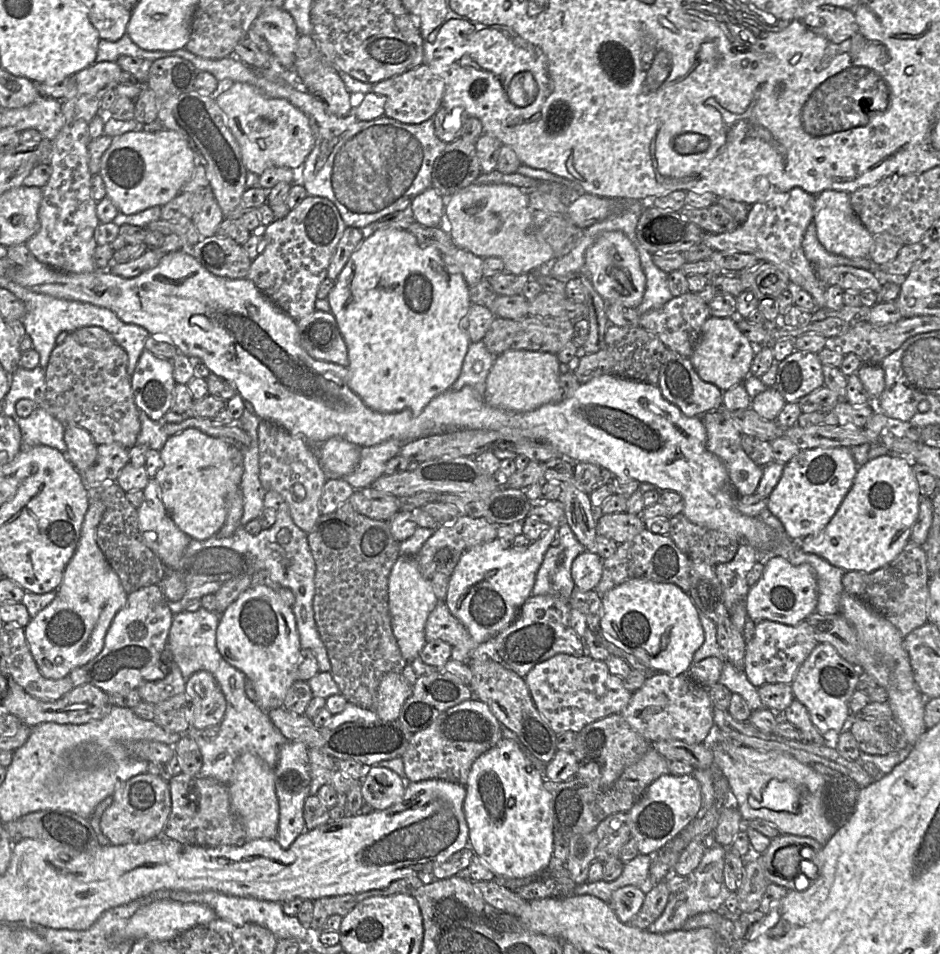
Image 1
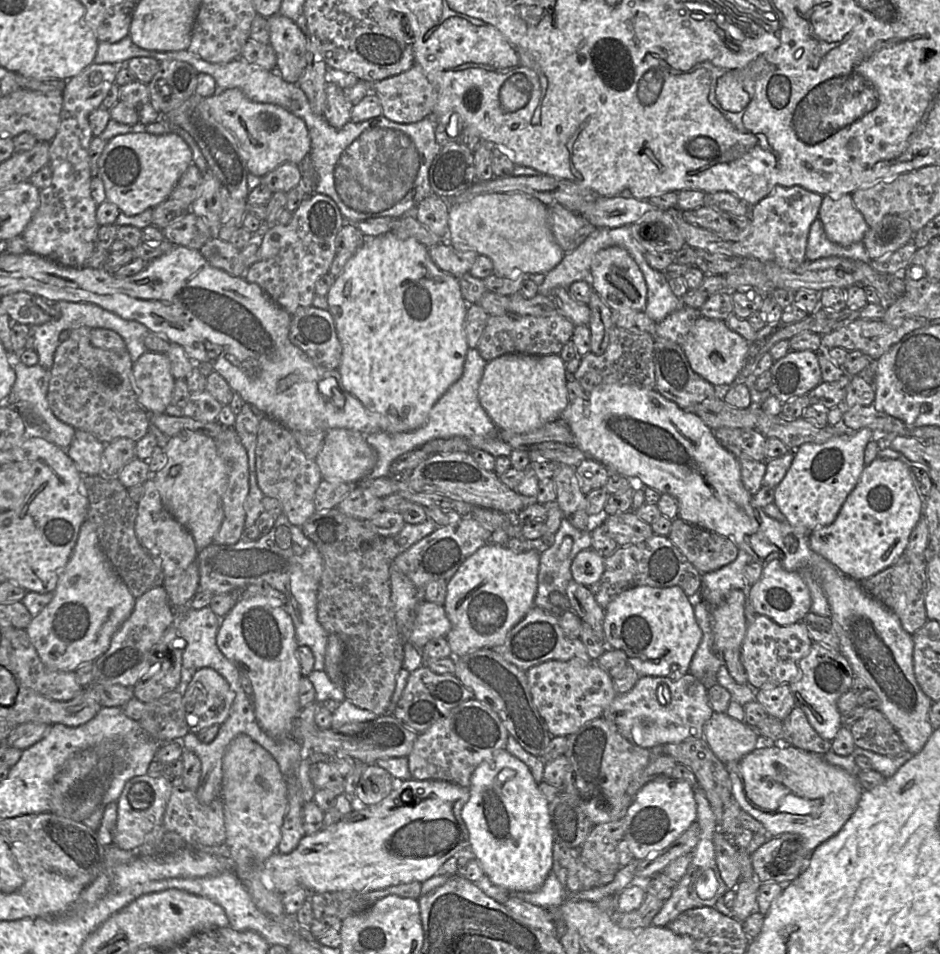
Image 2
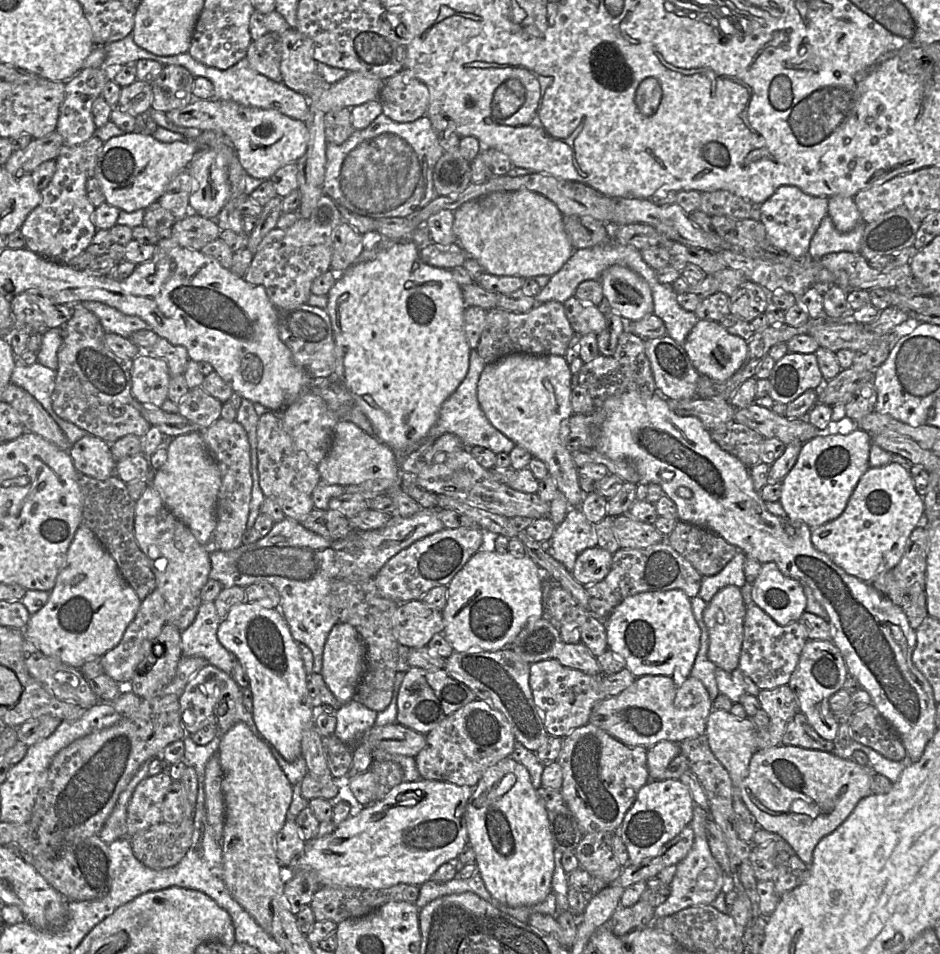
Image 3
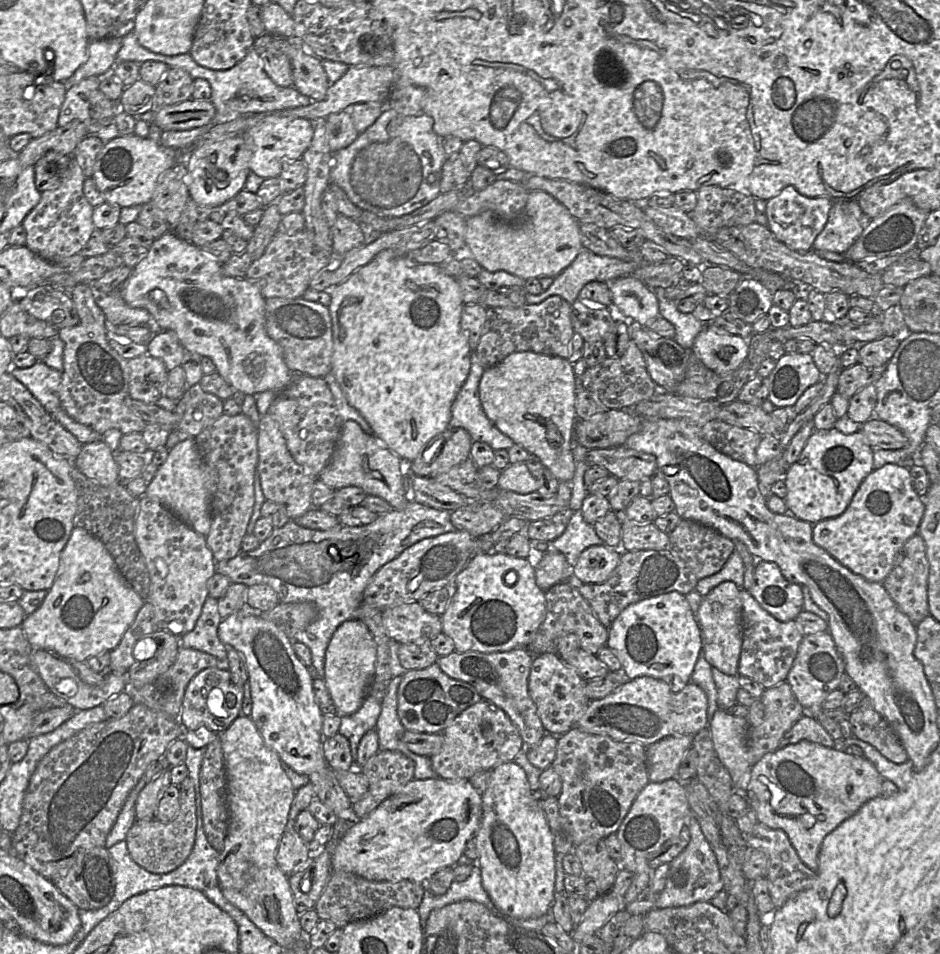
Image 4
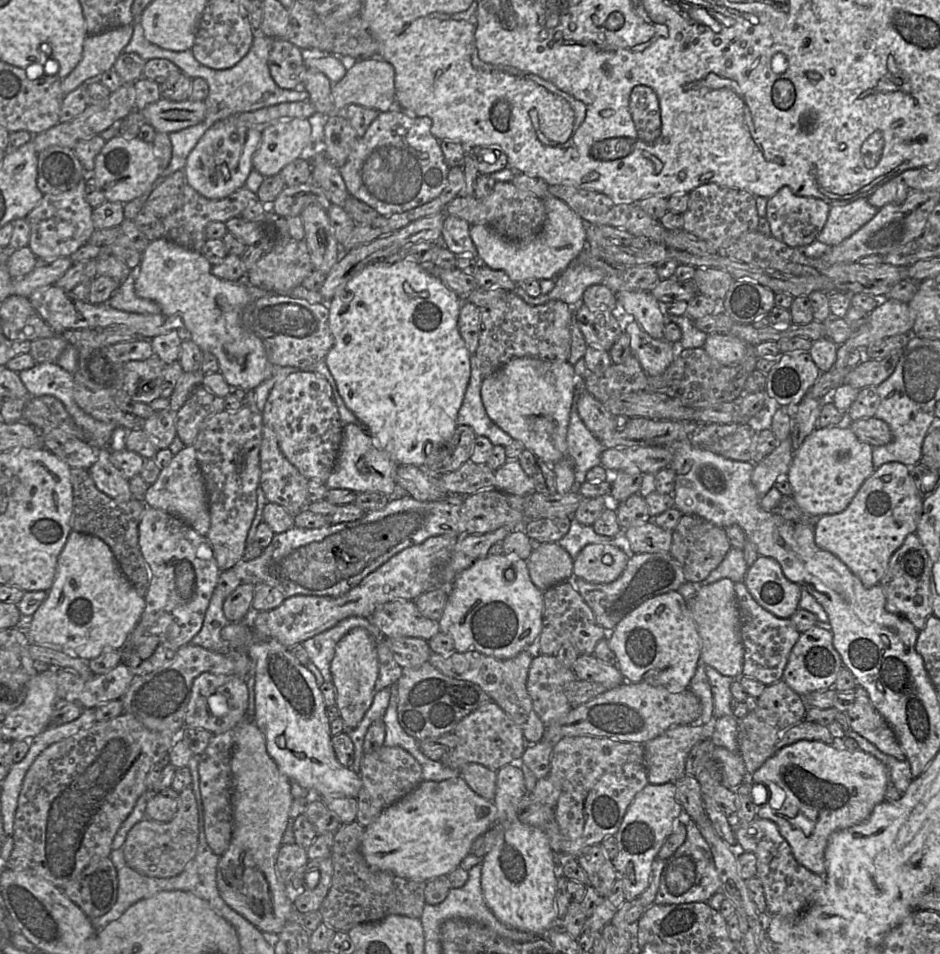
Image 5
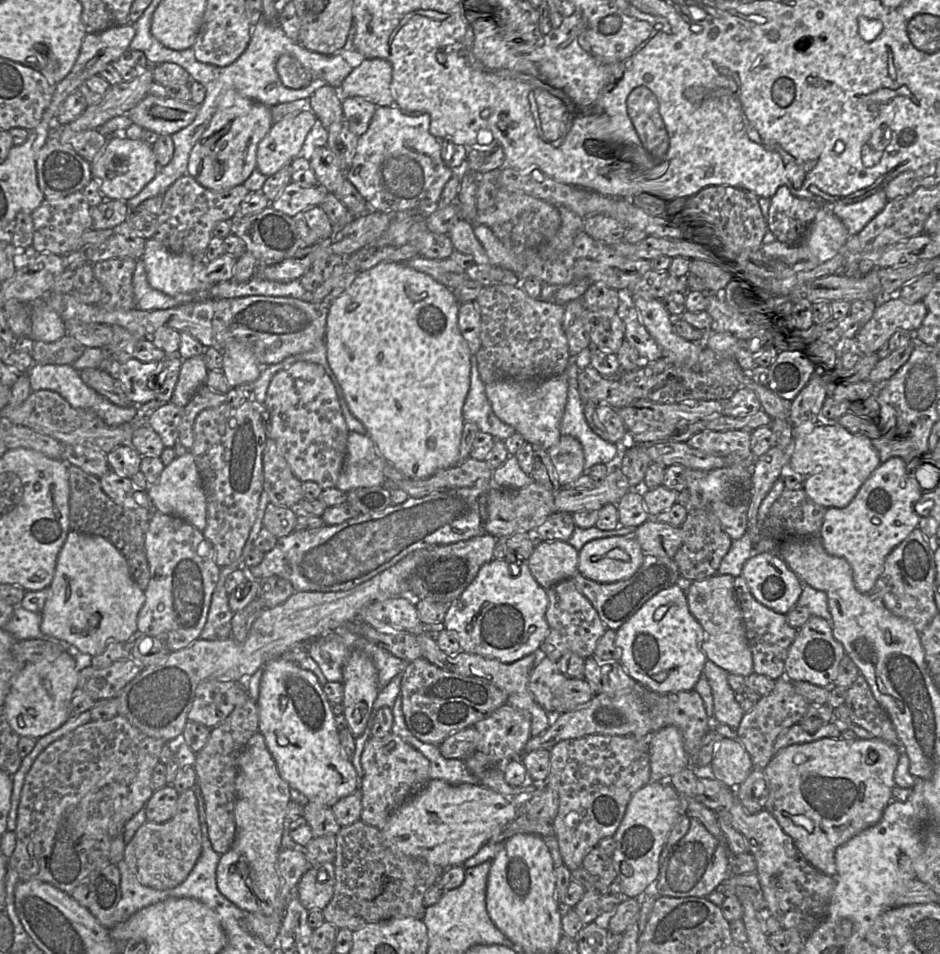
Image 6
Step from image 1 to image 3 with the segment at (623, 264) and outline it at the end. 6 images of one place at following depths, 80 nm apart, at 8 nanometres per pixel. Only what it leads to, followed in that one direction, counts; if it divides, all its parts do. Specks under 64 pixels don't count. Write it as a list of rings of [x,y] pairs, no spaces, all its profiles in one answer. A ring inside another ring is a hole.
[[[623,265],[607,268],[600,277],[605,302],[628,322],[652,315],[650,286],[637,272]]]

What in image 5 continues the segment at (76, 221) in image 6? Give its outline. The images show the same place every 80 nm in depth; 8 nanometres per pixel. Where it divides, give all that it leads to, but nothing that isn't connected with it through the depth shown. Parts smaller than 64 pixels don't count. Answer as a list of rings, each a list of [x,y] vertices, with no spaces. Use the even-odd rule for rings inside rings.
[[[85,180],[68,191],[43,195],[39,204],[26,216],[30,228],[28,247],[38,259],[70,257],[88,243],[95,231],[92,210],[85,199]]]

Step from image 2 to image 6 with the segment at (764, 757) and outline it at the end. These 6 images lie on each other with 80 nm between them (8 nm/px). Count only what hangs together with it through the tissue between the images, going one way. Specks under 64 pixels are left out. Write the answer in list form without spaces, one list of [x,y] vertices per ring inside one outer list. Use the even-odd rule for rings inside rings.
[[[872,737],[871,739],[859,739],[847,741],[841,738],[822,738],[813,742],[804,744],[793,744],[781,749],[776,755],[772,757],[768,765],[763,770],[764,779],[767,788],[767,801],[764,805],[766,809],[772,816],[777,820],[783,831],[791,837],[796,848],[802,855],[802,857],[814,868],[821,871],[822,873],[835,878],[837,874],[837,868],[835,864],[835,851],[836,849],[848,842],[850,839],[861,833],[862,831],[876,825],[882,818],[883,812],[891,800],[892,789],[895,786],[894,782],[894,772],[897,767],[898,759],[901,754],[902,747],[890,744],[882,739]],[[874,750],[878,753],[878,758],[875,762],[869,759],[869,753]],[[802,815],[807,817],[813,822],[814,828],[811,833],[809,833],[804,827],[798,825],[792,821],[792,816]]]

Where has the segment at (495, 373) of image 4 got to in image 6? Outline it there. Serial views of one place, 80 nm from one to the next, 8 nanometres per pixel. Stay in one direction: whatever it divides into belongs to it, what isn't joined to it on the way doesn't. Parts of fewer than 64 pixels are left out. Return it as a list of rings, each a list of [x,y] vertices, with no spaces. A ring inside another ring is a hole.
[[[566,372],[543,380],[519,381],[501,379],[484,384],[485,394],[493,413],[503,423],[513,427],[526,443],[547,451],[560,438],[560,425],[568,397]]]

